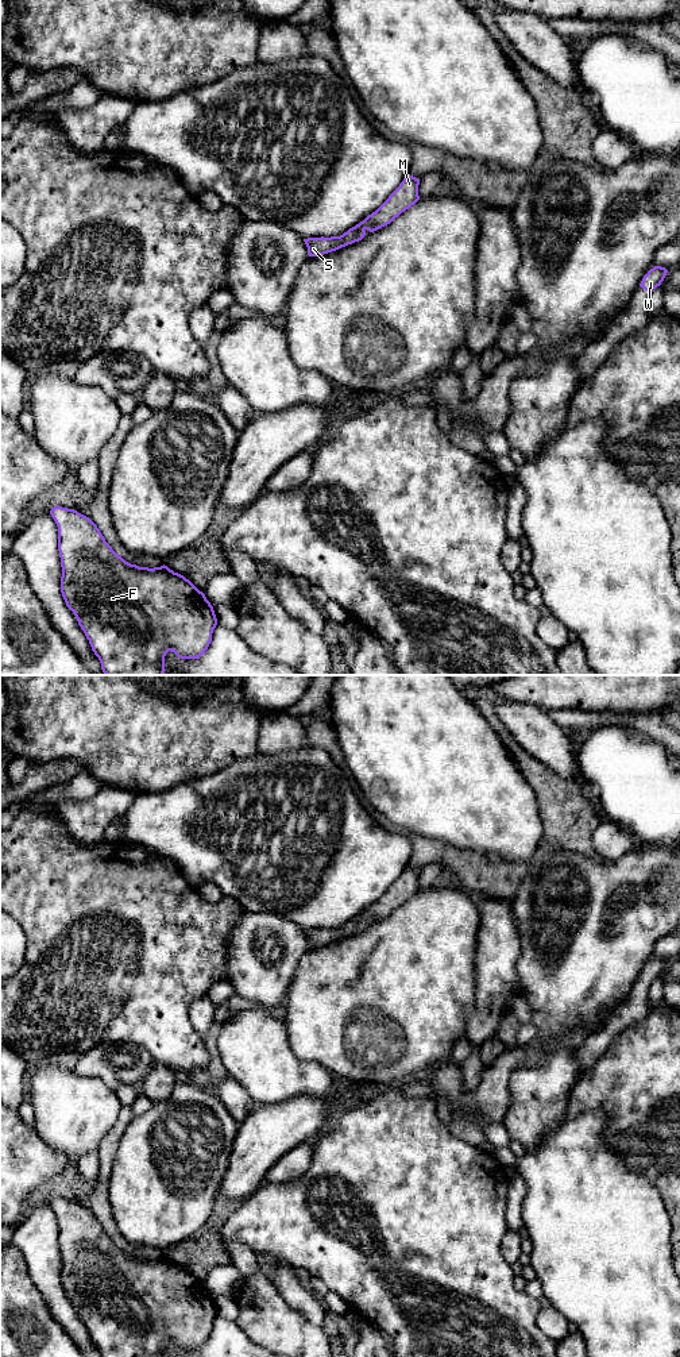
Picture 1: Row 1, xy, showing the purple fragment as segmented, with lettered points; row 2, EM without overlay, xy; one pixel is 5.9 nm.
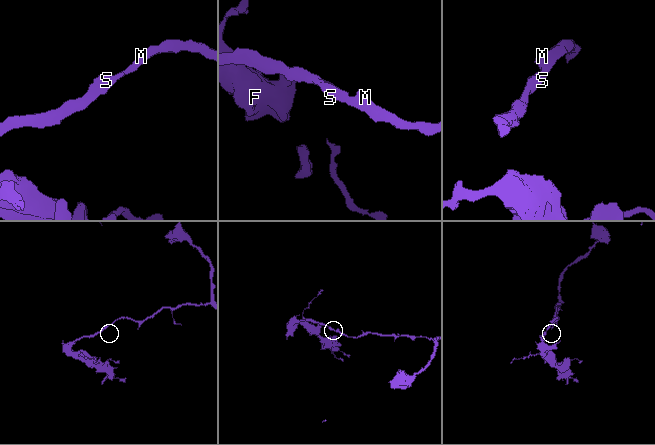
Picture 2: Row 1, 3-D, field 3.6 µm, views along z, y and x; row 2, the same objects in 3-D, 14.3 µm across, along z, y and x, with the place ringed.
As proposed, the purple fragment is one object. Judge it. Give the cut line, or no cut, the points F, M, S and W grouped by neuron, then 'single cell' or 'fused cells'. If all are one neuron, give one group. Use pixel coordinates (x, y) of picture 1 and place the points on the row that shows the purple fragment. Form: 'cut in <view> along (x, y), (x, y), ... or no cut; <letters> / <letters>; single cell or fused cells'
no cut; F M S W; single cell

